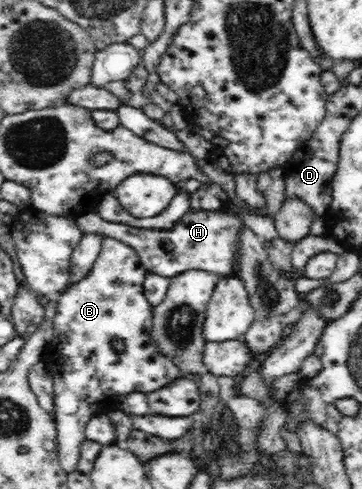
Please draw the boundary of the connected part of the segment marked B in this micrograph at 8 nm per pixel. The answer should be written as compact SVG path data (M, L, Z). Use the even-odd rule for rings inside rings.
M105 237L102 240L101 252L94 262L93 268L80 282L59 296L56 302L53 318L53 339L45 347L43 360L45 367L54 381L54 412L55 427L57 428L58 460L67 472L77 470L82 443L86 440L85 426L91 415L96 412L96 402L100 402L108 394L130 394L130 392L152 392L164 388L176 378L186 378L189 372L180 368L169 356L160 350L160 343L152 338L153 306L144 295L144 282L147 271L134 248ZM120 339L124 342L124 352L116 352L112 341Z

